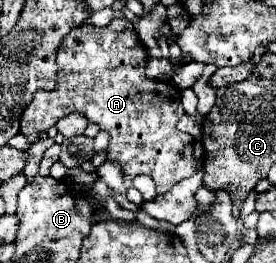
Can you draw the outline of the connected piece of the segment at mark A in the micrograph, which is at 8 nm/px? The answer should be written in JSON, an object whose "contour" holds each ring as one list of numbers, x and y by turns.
{"contour":[[114,18,110,26,96,28,82,24,70,32,58,50,56,64,62,70,58,88,52,92,36,92,32,104,24,110,20,132,36,142,40,132,52,128,70,112,80,112,88,122,96,122,110,134,108,160,116,160,124,174,152,176,158,194,168,192,176,182,192,176,194,138,176,128,184,116,180,90,164,80,144,78,148,52,142,46,128,18]]}

